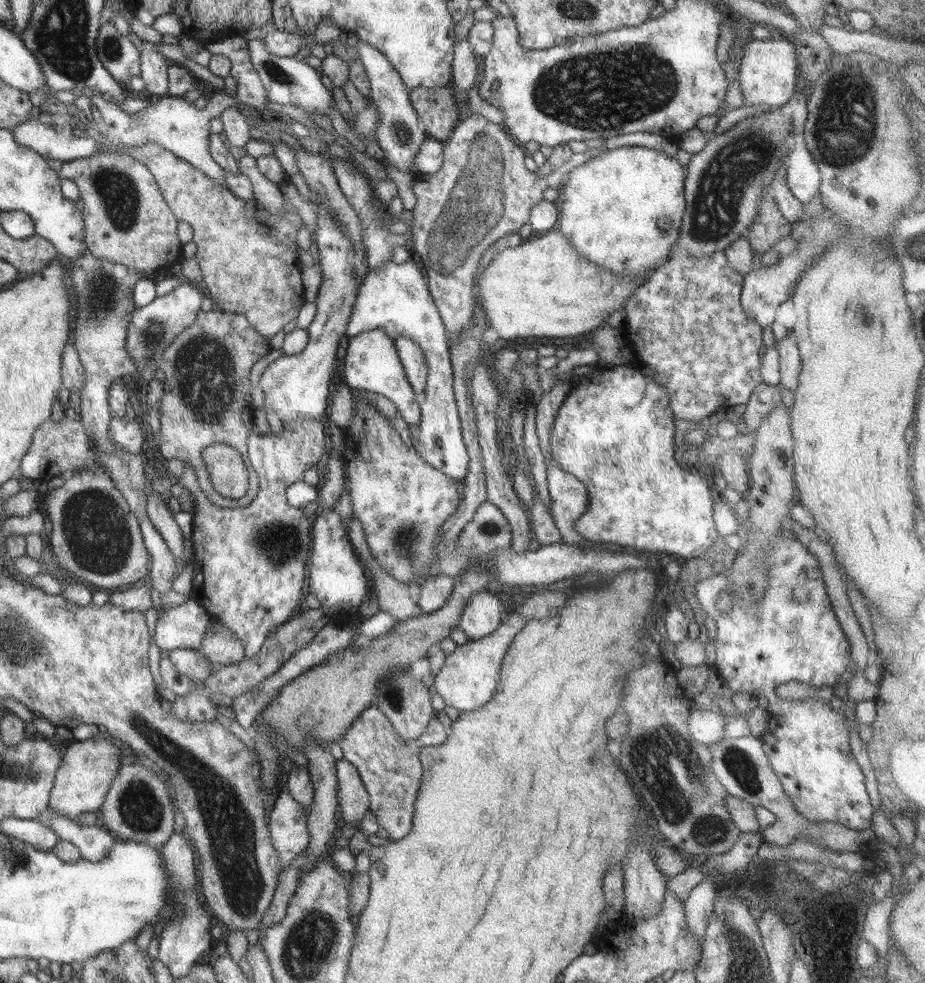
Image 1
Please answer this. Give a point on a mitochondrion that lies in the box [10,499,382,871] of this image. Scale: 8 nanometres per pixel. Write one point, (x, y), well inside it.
(140, 808)

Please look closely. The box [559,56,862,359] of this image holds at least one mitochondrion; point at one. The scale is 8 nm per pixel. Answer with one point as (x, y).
(734, 166)

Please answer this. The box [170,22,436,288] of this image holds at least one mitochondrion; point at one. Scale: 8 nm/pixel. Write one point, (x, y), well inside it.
(273, 70)

